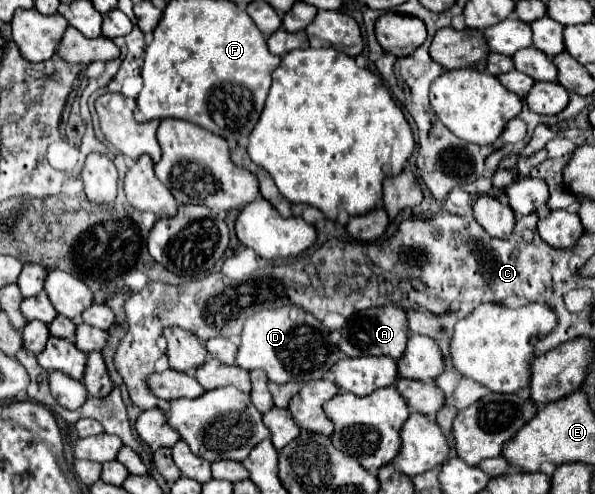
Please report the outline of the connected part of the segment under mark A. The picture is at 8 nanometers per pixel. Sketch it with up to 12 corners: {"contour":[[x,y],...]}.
{"contour":[[398,306],[362,310],[346,320],[346,356],[402,358],[406,314]]}

